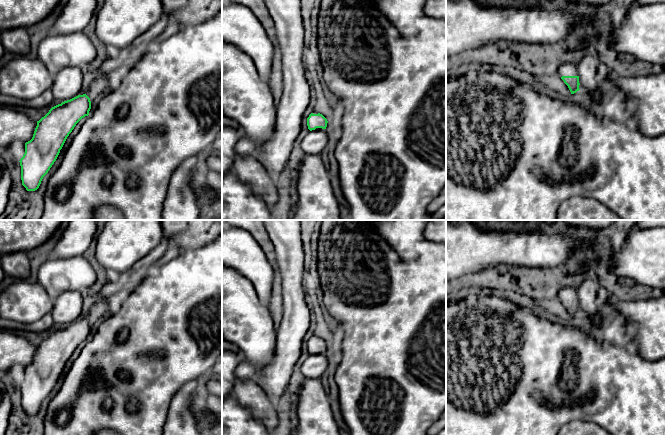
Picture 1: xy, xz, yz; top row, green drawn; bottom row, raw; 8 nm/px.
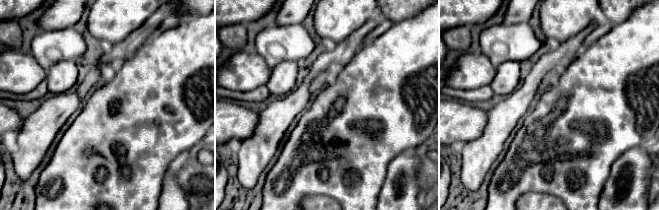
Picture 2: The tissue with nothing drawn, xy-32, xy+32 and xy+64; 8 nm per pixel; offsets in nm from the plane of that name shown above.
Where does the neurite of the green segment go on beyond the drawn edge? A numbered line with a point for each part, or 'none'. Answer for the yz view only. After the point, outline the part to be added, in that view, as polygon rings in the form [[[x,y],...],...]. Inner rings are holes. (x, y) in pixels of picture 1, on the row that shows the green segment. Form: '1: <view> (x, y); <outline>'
1: yz (567, 69); [[[564,63],[559,66],[558,69],[559,77],[562,76],[578,76],[577,67],[572,63]]]

